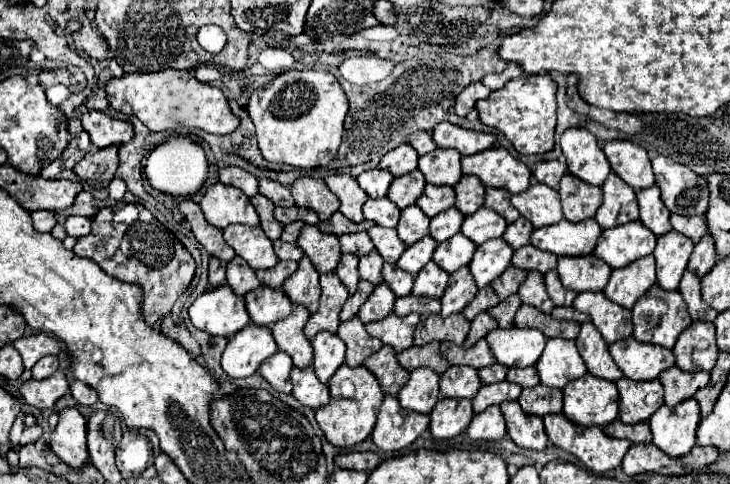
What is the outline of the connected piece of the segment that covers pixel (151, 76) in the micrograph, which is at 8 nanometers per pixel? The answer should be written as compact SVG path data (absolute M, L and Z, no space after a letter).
M164 69L158 73L126 73L106 83L106 95L114 111L136 115L150 131L168 131L176 125L186 125L206 133L226 135L240 123L236 115L232 115L224 93L218 87L200 83L190 71Z

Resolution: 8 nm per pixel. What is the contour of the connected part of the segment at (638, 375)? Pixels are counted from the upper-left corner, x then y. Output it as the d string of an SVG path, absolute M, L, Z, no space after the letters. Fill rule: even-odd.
M630 337L612 343L608 349L618 369L632 381L652 381L674 365L674 353L670 349L640 343Z

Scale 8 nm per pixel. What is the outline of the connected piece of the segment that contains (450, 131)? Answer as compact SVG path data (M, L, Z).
M438 123L432 131L432 137L440 149L456 149L460 155L474 155L496 145L494 133L468 131L450 123Z

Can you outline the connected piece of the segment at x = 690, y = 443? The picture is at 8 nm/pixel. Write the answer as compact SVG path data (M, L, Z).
M688 399L676 407L662 405L648 421L652 443L670 457L682 457L696 445L696 427L700 423L700 407Z

